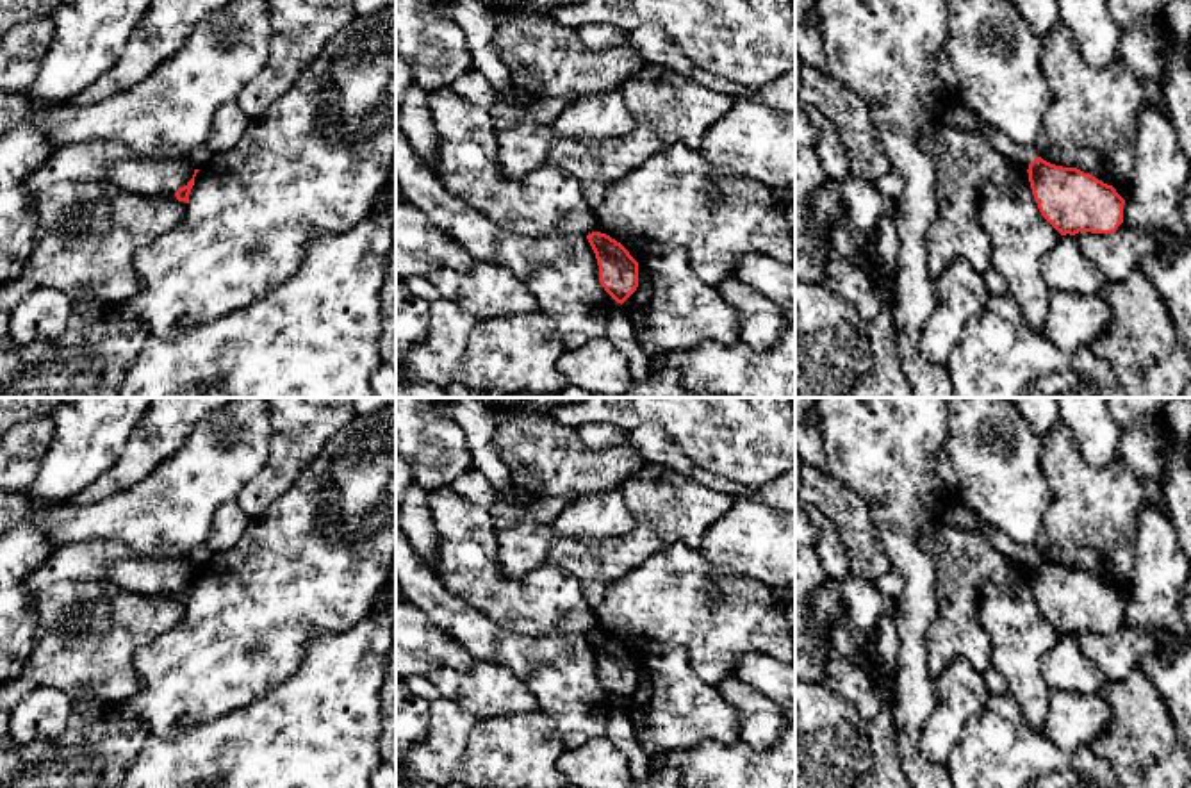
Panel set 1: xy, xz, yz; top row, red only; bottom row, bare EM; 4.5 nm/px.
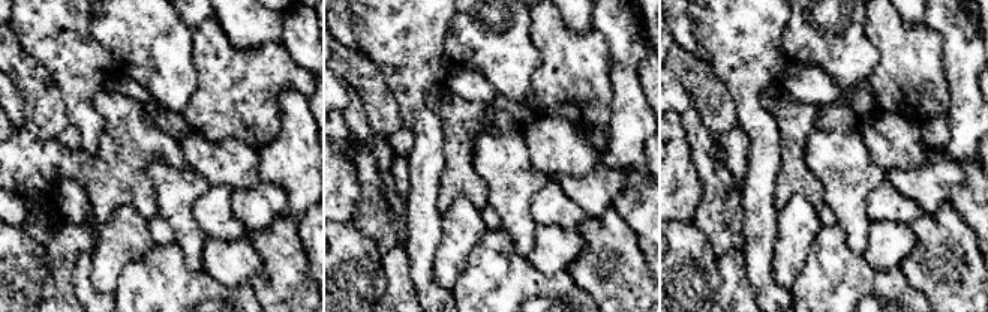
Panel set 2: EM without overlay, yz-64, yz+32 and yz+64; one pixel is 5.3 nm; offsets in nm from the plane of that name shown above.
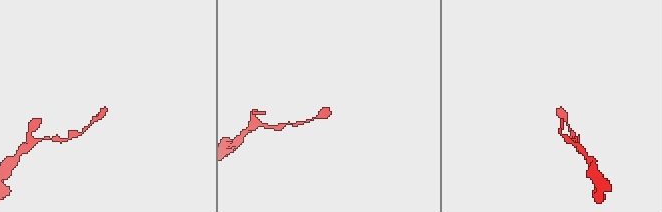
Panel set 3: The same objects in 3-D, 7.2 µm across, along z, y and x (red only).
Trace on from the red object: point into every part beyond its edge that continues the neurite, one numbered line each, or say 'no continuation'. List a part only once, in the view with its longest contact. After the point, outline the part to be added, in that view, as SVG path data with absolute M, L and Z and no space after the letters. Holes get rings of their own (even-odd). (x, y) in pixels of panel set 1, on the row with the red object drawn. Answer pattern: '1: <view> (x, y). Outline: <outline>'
1: yz (1024, 155). Outline: M991 128L986 130L982 134L990 144L1004 157L1009 159L1020 166L1023 166L1025 169L1029 169L1029 164L1039 157L1036 152L1036 146L1023 146L1023 144L1016 144L1013 143L1006 134Z

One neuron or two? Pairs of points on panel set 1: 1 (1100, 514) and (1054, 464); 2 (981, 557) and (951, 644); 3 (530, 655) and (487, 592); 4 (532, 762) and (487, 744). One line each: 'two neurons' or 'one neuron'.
1: one neuron
2: one neuron
3: two neurons
4: one neuron

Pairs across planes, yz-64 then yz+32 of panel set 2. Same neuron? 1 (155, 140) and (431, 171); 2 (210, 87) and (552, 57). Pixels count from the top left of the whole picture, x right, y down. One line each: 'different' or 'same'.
1: different
2: same

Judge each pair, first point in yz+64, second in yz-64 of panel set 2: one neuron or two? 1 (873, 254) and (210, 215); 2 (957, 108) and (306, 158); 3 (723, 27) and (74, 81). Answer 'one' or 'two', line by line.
1: two
2: one
3: one

